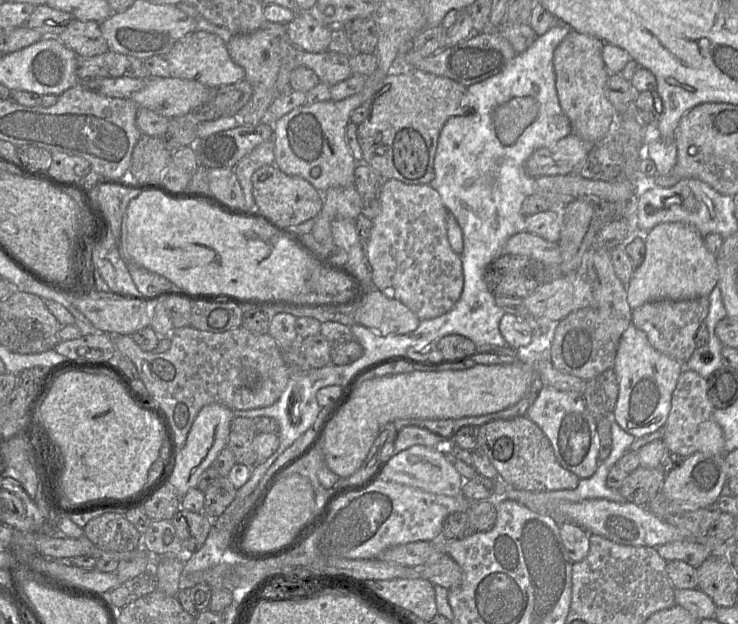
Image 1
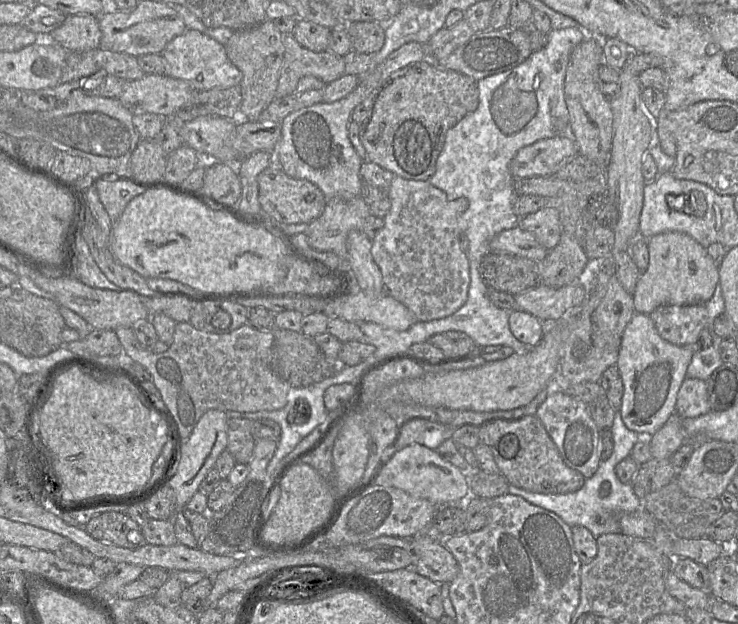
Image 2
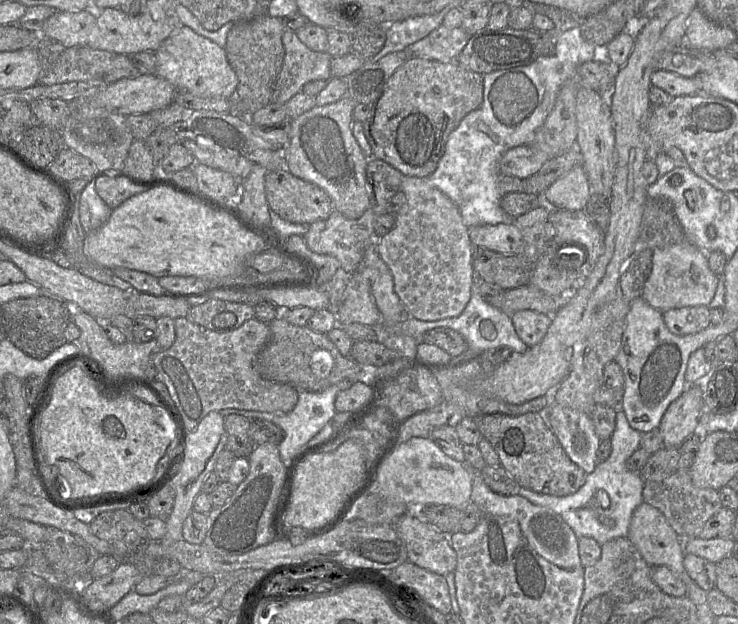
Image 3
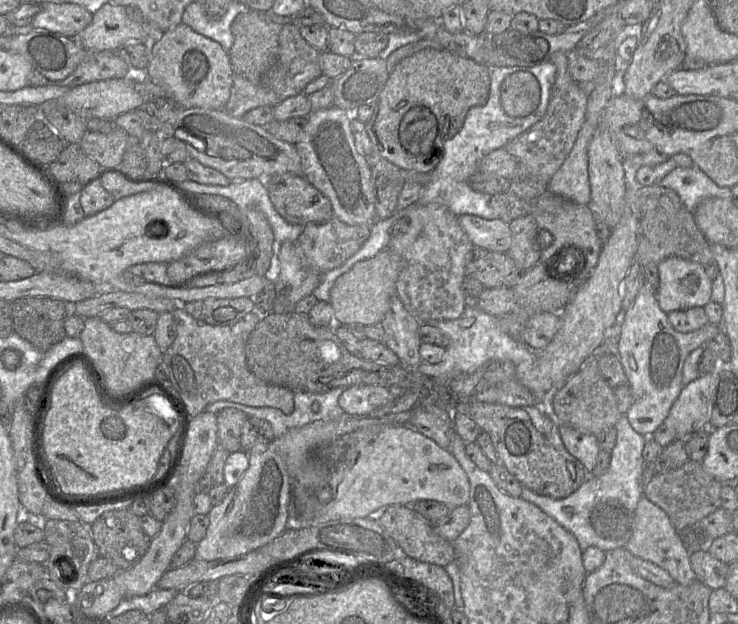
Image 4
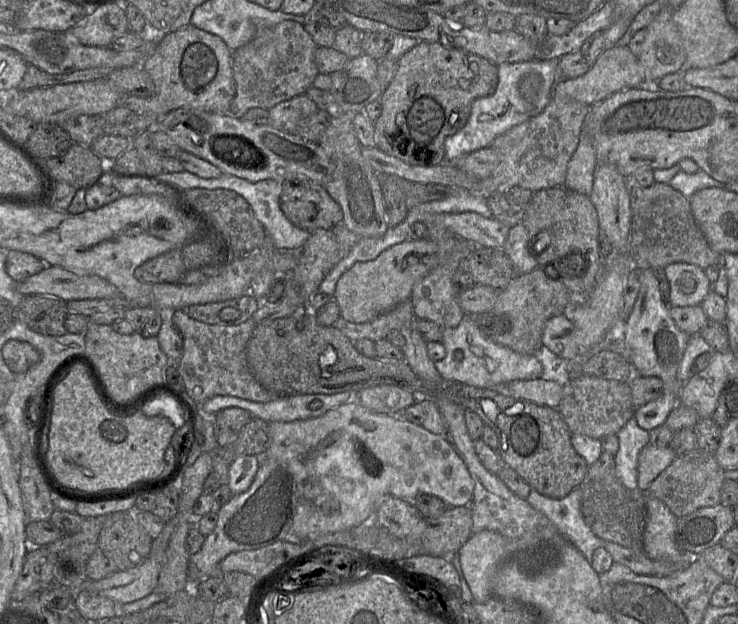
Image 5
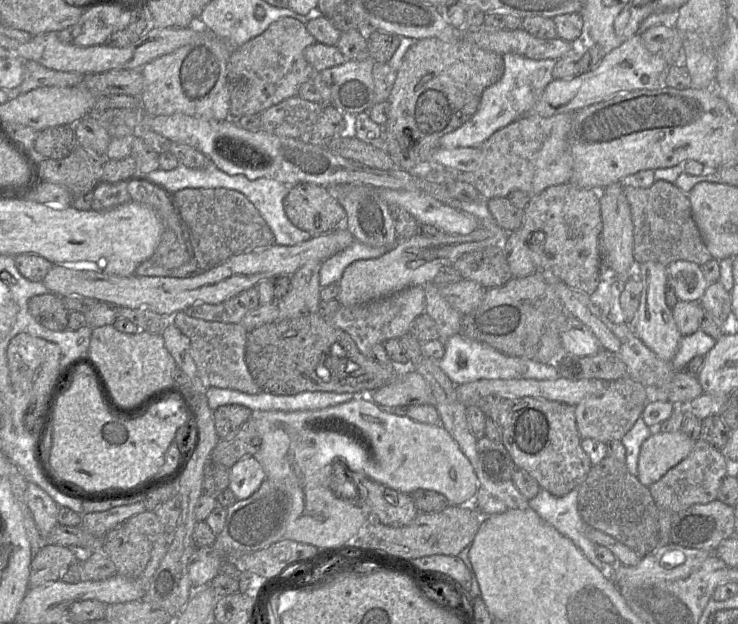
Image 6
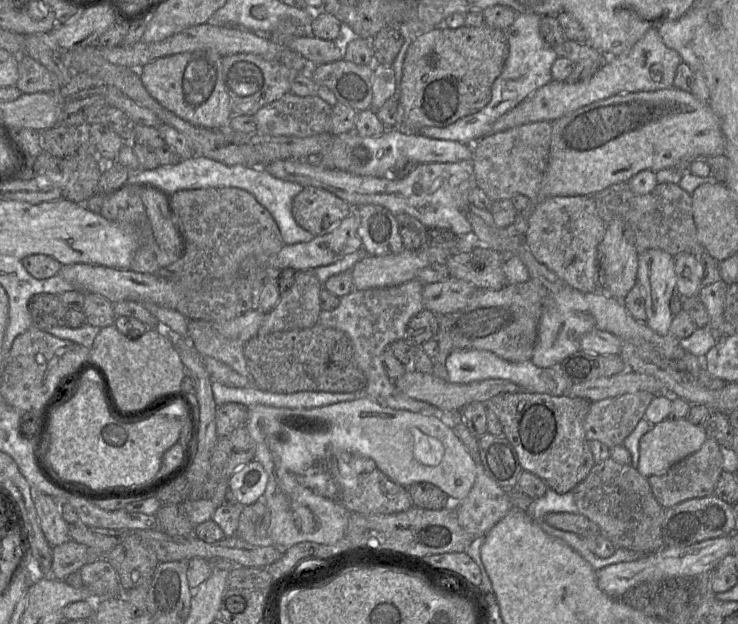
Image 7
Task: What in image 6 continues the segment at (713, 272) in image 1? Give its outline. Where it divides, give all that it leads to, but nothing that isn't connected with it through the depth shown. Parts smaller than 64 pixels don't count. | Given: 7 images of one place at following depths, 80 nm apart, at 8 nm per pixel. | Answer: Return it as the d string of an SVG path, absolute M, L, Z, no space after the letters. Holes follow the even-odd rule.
M677 260L667 265L668 285L677 299L699 302L709 286L701 267L694 262Z

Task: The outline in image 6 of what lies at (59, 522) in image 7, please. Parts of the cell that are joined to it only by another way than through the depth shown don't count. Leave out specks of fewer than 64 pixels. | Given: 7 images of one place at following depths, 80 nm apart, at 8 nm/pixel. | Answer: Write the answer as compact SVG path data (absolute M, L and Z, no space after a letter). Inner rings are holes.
M28 483L26 503L42 536L47 536L58 525L58 505L35 483Z

